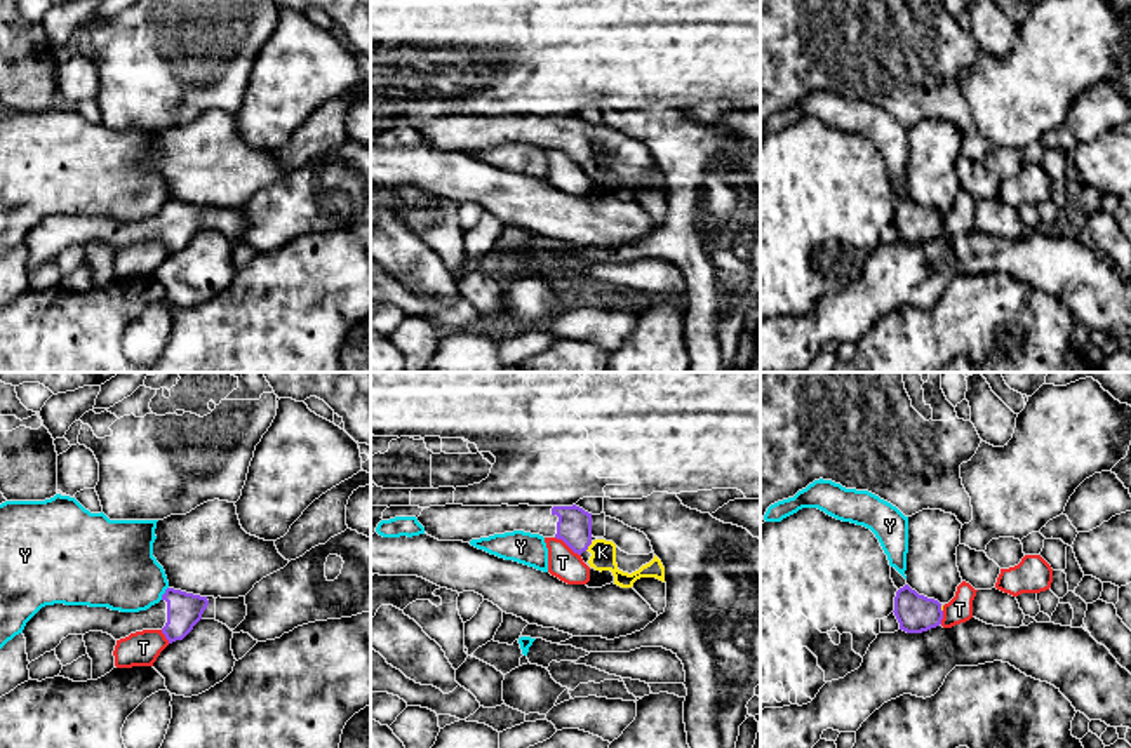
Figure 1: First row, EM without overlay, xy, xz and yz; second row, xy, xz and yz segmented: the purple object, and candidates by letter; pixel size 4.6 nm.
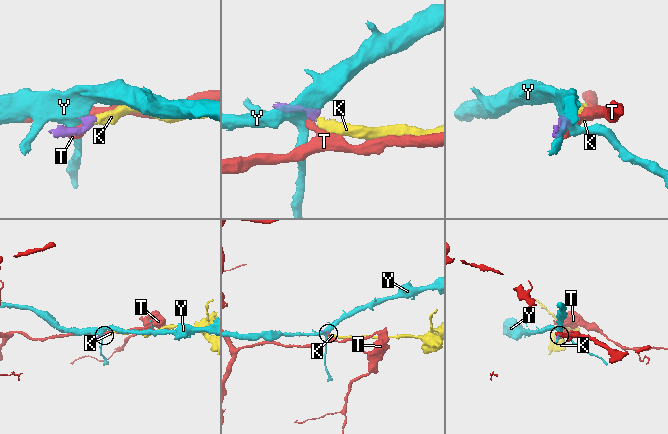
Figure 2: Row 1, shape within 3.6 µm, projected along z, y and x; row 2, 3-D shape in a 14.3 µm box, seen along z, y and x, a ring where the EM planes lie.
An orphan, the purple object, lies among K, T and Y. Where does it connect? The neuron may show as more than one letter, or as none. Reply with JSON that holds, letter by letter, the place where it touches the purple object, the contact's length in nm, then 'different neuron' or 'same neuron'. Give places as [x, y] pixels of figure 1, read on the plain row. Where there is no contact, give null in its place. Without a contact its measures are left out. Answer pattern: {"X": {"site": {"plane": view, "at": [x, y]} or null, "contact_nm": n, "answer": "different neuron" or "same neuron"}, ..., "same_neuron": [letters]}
{"K": {"site": {"plane": "xz", "at": [588, 155]}, "contact_nm": 60, "answer": "same neuron"}, "T": {"site": {"plane": "xz", "at": [568, 155]}, "contact_nm": 150, "answer": "different neuron"}, "Y": {"site": {"plane": "xy", "at": [164, 204]}, "contact_nm": 70, "answer": "different neuron"}, "same_neuron": ["K"]}

